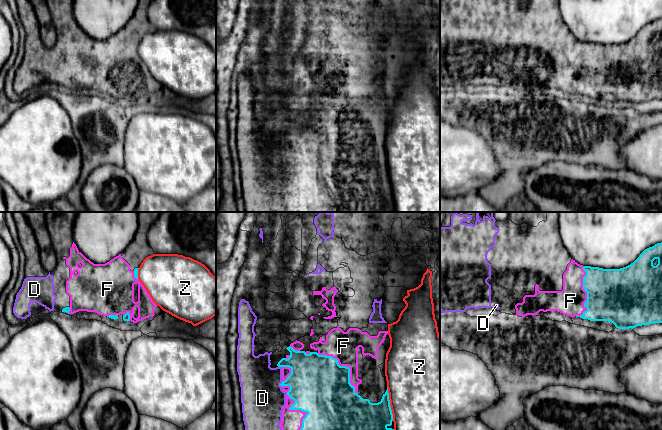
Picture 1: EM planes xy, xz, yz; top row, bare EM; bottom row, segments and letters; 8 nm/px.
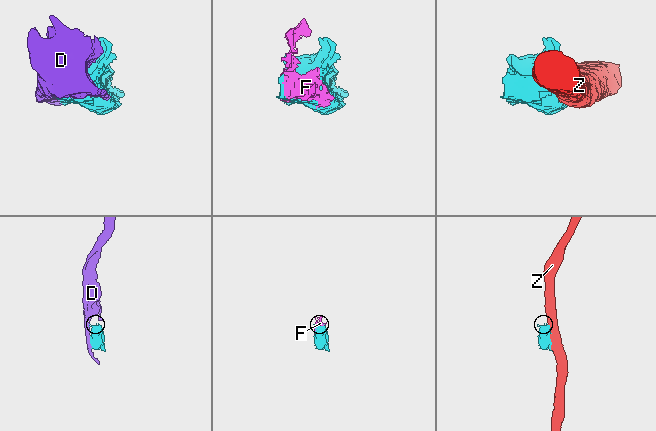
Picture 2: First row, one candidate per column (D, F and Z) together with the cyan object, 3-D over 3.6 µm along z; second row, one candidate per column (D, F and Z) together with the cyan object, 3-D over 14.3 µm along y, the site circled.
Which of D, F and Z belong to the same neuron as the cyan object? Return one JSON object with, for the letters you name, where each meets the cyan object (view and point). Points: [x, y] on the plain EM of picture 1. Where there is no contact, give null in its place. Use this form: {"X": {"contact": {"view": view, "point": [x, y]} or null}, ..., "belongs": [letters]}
{"D": {"contact": {"view": "xz", "point": [281, 159]}}, "F": {"contact": {"view": "xz", "point": [345, 142]}}, "belongs": ["D", "F"]}

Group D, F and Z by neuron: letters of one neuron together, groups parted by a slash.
D F / Z

